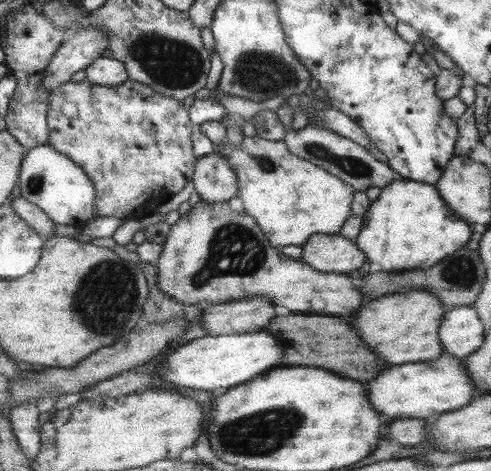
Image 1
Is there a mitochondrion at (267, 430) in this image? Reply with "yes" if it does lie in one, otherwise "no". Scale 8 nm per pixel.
yes

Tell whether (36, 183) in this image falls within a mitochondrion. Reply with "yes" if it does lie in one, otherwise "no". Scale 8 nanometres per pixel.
yes

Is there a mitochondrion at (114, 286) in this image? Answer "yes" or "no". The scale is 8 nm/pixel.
yes

